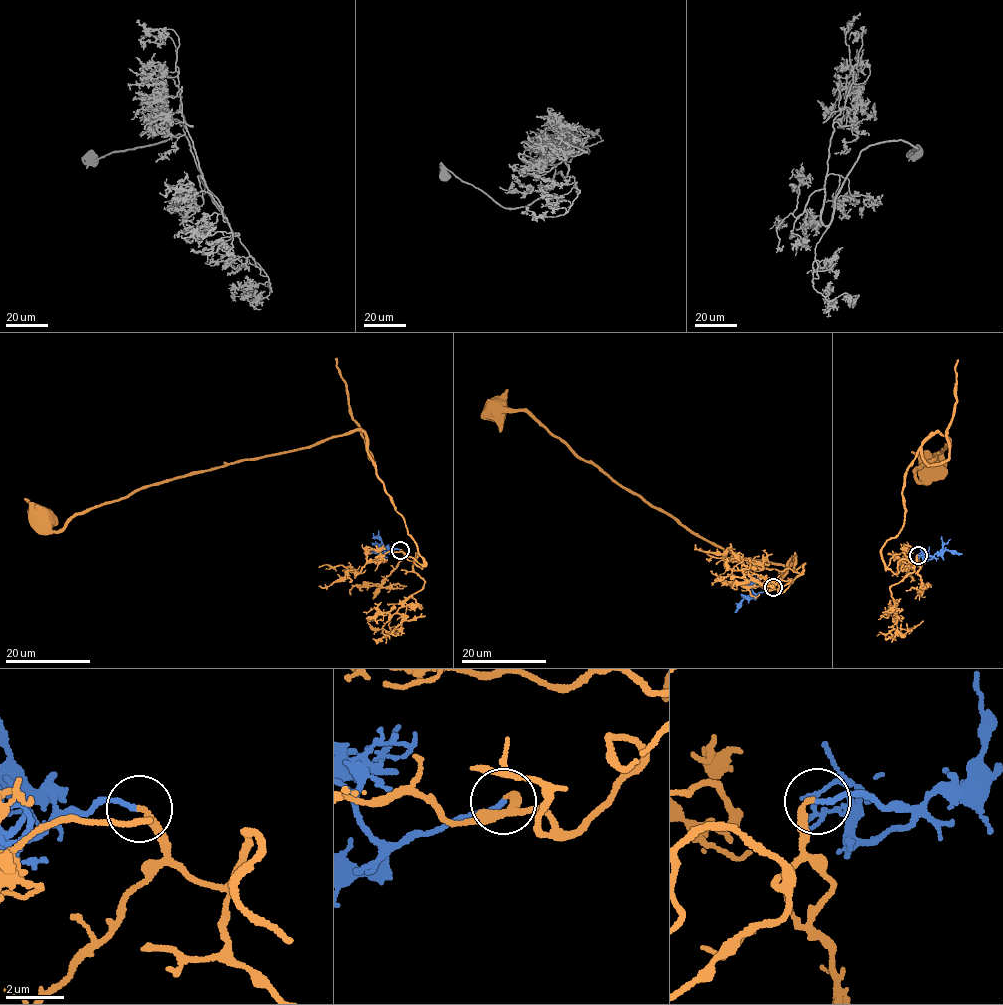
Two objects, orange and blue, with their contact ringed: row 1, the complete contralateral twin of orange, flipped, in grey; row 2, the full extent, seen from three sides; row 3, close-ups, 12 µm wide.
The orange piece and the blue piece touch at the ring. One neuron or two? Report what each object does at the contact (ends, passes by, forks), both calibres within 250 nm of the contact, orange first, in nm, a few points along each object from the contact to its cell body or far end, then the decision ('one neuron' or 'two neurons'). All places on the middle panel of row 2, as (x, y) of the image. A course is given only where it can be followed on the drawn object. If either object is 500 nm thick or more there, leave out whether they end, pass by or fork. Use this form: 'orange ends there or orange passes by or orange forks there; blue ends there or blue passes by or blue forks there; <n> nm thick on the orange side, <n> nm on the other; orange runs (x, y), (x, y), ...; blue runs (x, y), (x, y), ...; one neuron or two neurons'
orange ends there; blue ends there; 200 nm thick on the orange side, 160 nm on the other; orange runs (772, 587), (783, 591), (801, 572), (796, 553), (789, 565), (756, 562), (699, 538), (523, 411), (492, 409); blue runs (772, 587), (752, 597), (746, 597), (734, 612); one neuron

